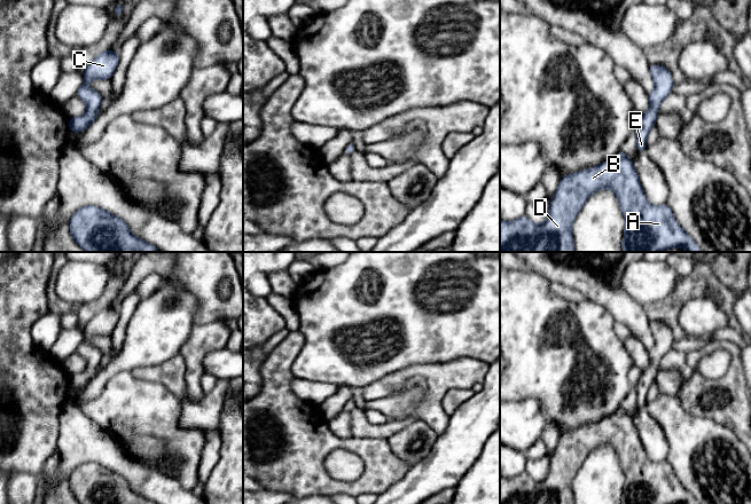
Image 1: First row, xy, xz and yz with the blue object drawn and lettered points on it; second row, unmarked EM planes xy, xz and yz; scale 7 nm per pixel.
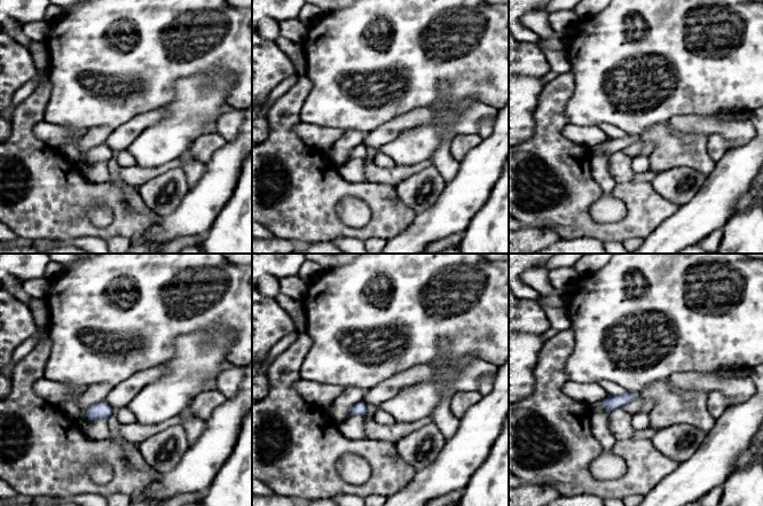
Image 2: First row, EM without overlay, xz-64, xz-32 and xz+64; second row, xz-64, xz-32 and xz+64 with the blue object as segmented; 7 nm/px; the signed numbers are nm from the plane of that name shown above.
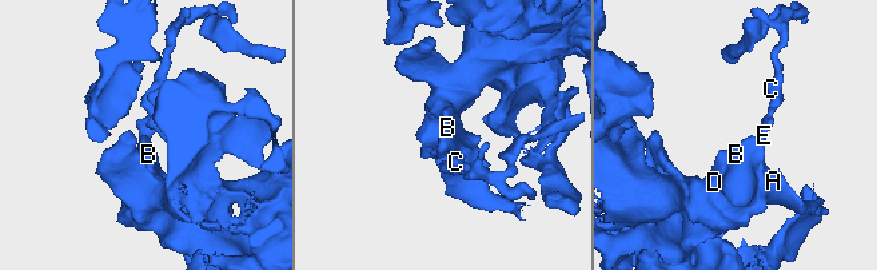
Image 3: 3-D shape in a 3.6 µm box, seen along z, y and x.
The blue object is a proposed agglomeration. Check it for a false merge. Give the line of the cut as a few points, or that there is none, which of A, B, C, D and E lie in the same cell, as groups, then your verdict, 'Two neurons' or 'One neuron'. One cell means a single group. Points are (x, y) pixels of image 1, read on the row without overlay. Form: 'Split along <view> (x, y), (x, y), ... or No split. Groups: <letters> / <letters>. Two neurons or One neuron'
No split. Groups: A B C D E. One neuron

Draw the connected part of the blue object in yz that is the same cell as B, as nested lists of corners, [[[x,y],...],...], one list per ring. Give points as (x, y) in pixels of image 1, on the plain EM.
[[[623,407],[599,423],[563,432],[555,452],[550,457],[547,477],[542,481],[533,480],[526,472],[510,479],[500,475],[500,504],[574,504],[572,481],[587,456],[601,446],[611,446],[615,449],[625,473],[623,504],[698,504],[694,496],[676,479],[667,460],[655,463],[647,457],[633,418]]]

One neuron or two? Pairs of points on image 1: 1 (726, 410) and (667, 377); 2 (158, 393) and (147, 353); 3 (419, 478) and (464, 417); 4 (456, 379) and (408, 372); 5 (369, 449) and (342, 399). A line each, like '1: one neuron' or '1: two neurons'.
1: two neurons
2: two neurons
3: one neuron
4: one neuron
5: two neurons

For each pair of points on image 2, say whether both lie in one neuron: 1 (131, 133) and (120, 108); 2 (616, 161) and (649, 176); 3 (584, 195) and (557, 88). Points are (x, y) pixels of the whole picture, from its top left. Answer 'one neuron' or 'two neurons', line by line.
1: two neurons
2: one neuron
3: one neuron

